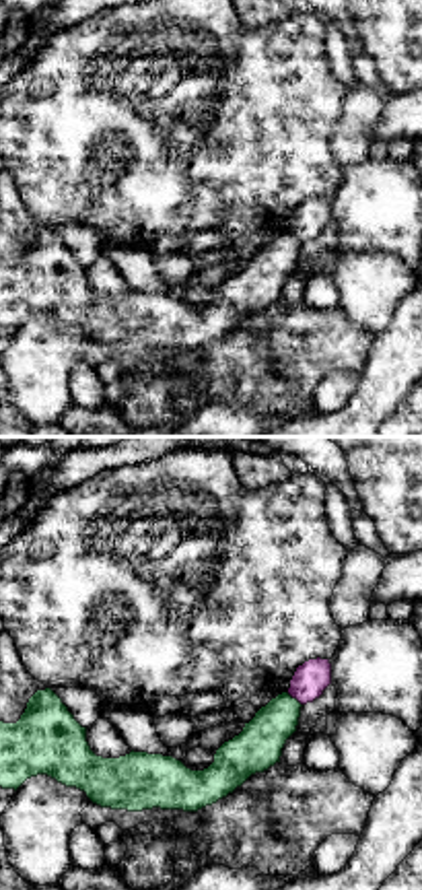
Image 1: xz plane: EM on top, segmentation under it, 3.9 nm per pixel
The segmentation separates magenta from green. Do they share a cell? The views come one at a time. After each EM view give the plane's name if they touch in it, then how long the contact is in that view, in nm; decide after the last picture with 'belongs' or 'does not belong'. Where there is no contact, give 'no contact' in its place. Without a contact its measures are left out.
meets magenta in xz; contact 80 nm long

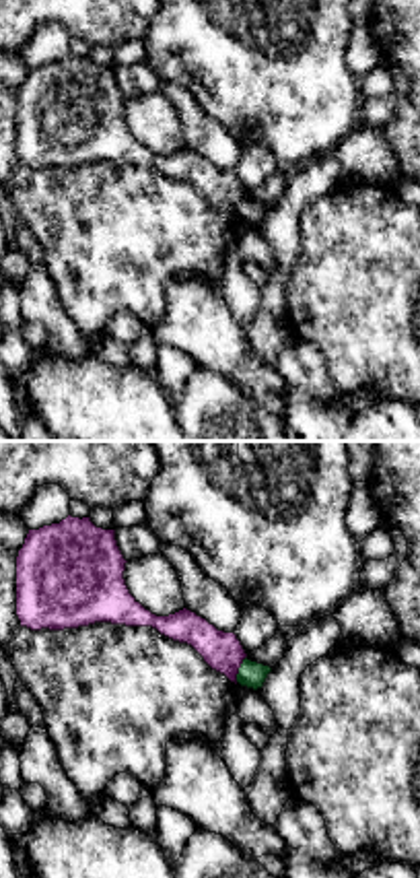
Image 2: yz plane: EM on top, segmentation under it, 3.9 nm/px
meets magenta in yz; contact 110 nm long

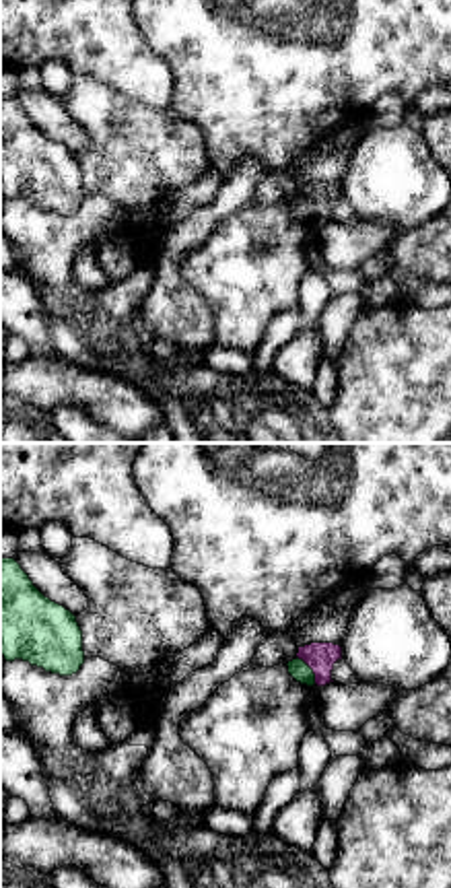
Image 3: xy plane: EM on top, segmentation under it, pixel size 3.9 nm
meets magenta in xy; contact 130 nm long

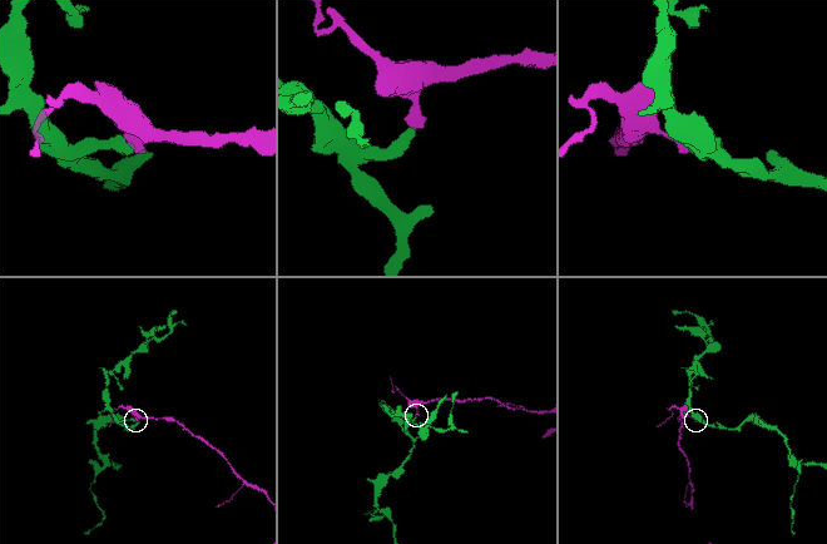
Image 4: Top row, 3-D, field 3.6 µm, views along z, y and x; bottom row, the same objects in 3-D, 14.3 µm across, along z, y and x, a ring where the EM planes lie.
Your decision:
does not belong

